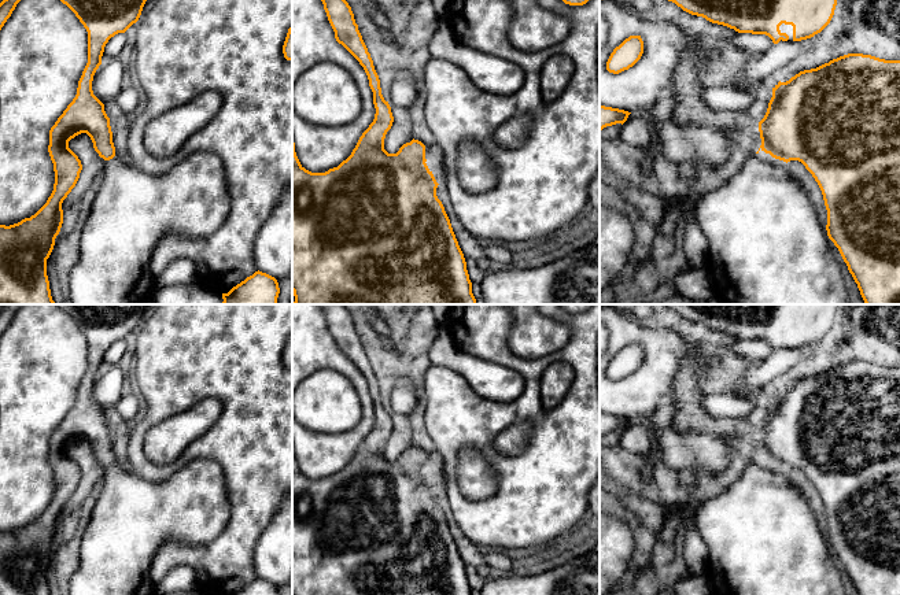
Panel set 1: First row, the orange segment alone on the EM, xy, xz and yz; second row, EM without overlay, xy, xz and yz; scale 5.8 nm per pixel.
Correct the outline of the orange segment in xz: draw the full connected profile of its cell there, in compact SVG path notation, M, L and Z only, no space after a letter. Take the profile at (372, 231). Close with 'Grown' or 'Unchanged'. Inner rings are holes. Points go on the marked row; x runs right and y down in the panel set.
M321 0L327 12L328 21L335 32L335 38L342 44L364 67L369 86L373 92L373 104L376 108L375 119L359 137L351 155L338 167L329 169L325 173L311 173L306 170L295 152L292 137L292 292L295 296L294 304L476 304L472 293L472 282L466 270L464 254L458 245L453 232L450 219L445 211L442 202L436 196L438 182L432 171L427 166L425 145L418 140L412 140L403 144L396 154L388 154L384 149L384 138L391 129L394 117L388 101L384 100L380 88L380 80L375 70L373 60L362 40L362 36L355 23L351 7L346 0Z. Unchanged

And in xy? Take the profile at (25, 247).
M147 0L60 1L75 14L88 32L88 63L78 81L75 97L49 130L48 152L55 171L55 184L51 196L30 218L25 218L10 226L0 225L0 304L55 304L47 276L47 259L54 250L55 239L63 223L62 203L75 186L82 170L81 160L69 148L69 141L81 133L86 133L100 158L110 160L115 156L110 118L104 111L104 104L93 95L92 81L102 64L102 56L108 40L118 33L125 33L139 21Z. Unchanged

